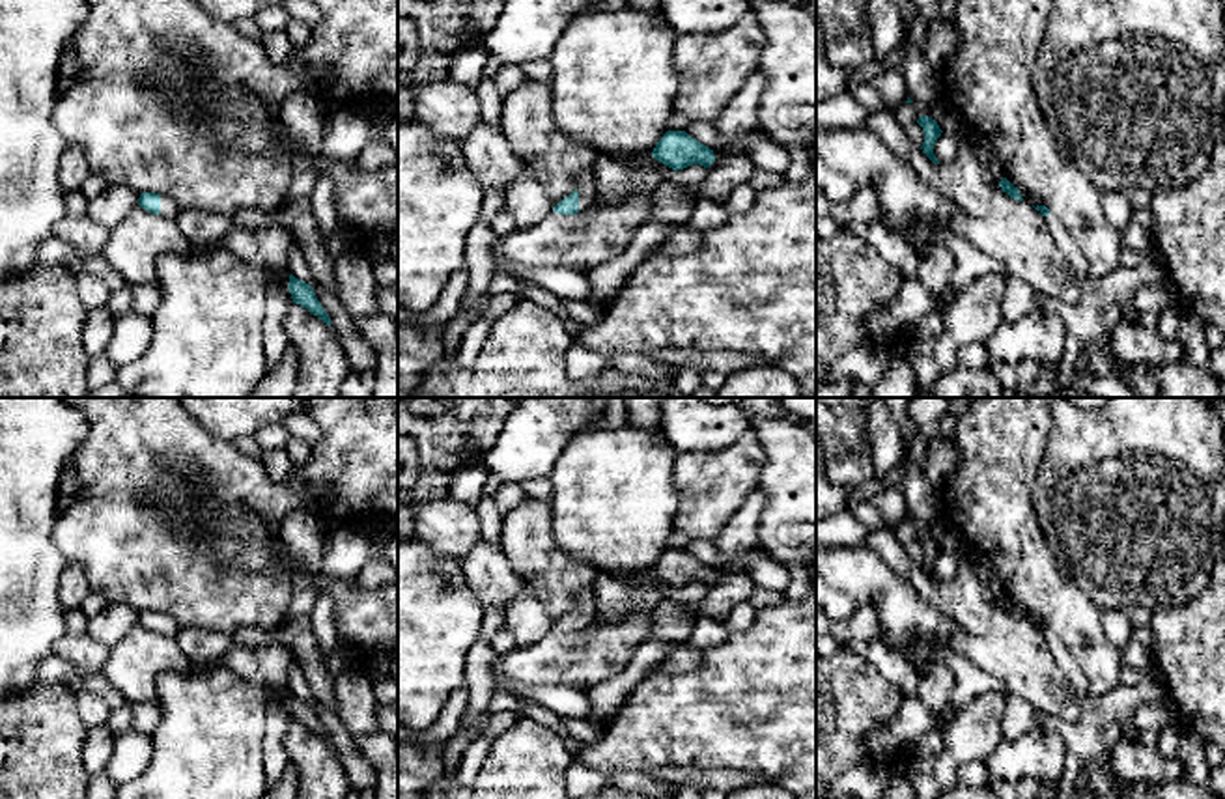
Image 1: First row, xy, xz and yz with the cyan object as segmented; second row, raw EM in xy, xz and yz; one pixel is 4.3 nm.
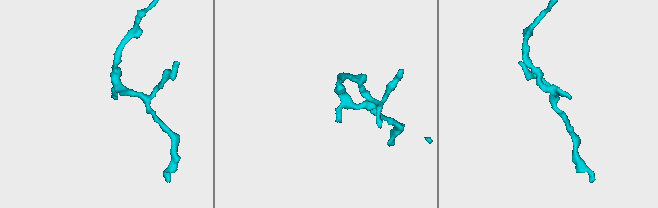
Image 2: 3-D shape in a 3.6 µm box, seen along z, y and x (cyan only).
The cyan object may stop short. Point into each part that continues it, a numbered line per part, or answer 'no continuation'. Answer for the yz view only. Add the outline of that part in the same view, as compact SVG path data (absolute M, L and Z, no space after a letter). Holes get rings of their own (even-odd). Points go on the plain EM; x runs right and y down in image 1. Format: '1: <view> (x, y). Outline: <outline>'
1: yz (1059, 652). Outline: M1053 631L1044 635L1044 638L1049 646L1049 653L1053 661L1057 663L1057 666L1061 668L1068 683L1074 687L1077 698L1081 702L1094 704L1098 696L1092 694L1092 689L1085 672L1081 670L1074 655L1068 652L1068 648L1063 644L1063 640Z

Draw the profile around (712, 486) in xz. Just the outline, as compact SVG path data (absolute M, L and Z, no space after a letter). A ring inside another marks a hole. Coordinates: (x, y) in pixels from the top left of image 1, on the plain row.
M749 428L732 446L678 452L672 480L678 491L674 530L715 541L723 526L760 485L766 452Z

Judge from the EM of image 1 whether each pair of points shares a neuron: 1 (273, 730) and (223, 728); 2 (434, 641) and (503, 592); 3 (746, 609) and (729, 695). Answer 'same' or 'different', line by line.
1: different
2: different
3: different

